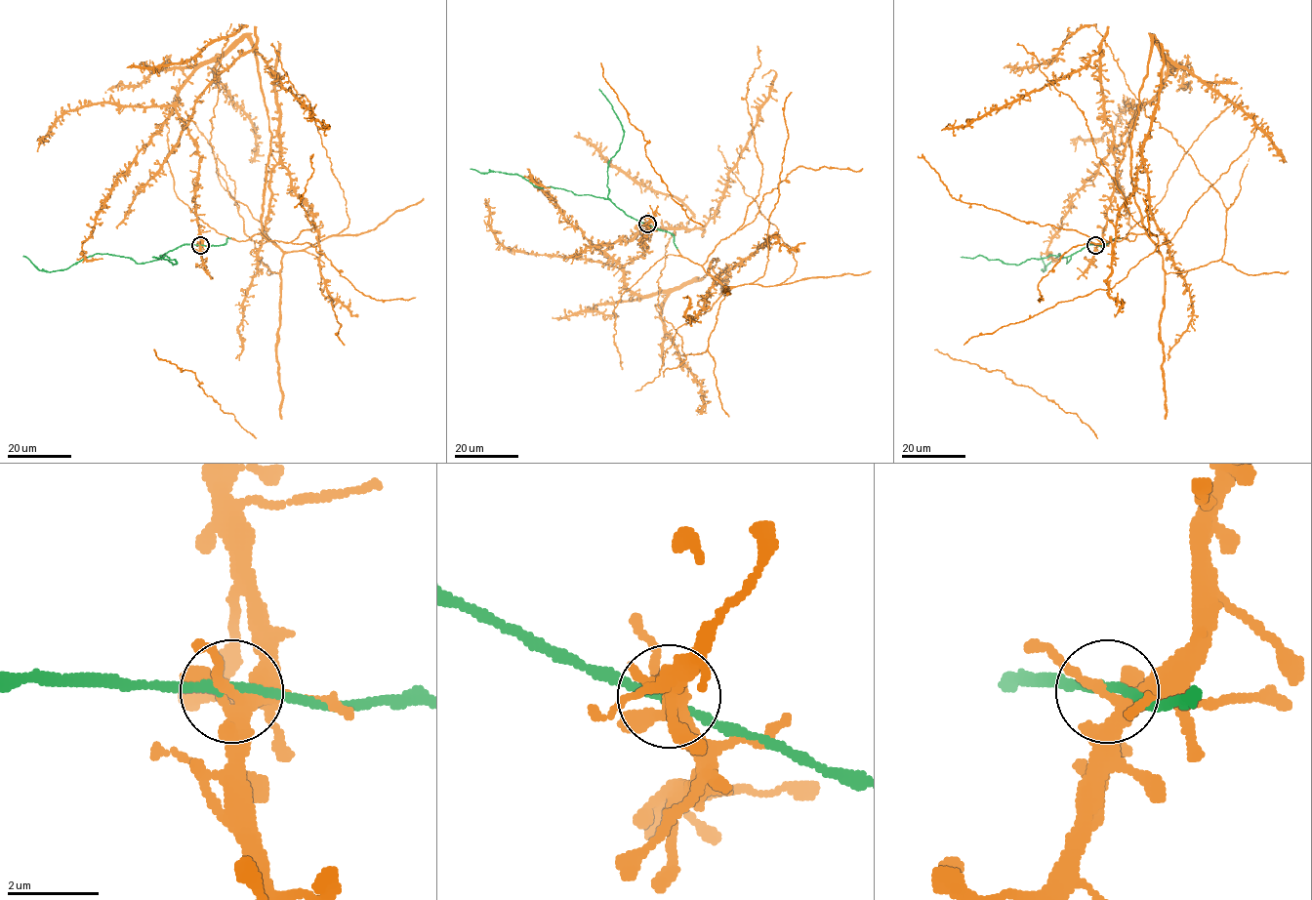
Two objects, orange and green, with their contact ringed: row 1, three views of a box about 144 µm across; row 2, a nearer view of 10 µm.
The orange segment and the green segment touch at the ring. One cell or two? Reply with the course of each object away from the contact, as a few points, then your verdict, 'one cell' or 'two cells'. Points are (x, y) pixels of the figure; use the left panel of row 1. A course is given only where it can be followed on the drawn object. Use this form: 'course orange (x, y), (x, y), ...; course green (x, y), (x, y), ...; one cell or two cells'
course orange (199, 245), (176, 99), (246, 37), (262, 231), (290, 252), (348, 227), (310, 103), (248, 50), (117, 228); course green (199, 245), (184, 244), (143, 263), (116, 255), (95, 253), (65, 269), (51, 271), (39, 270), (23, 256); one cell

